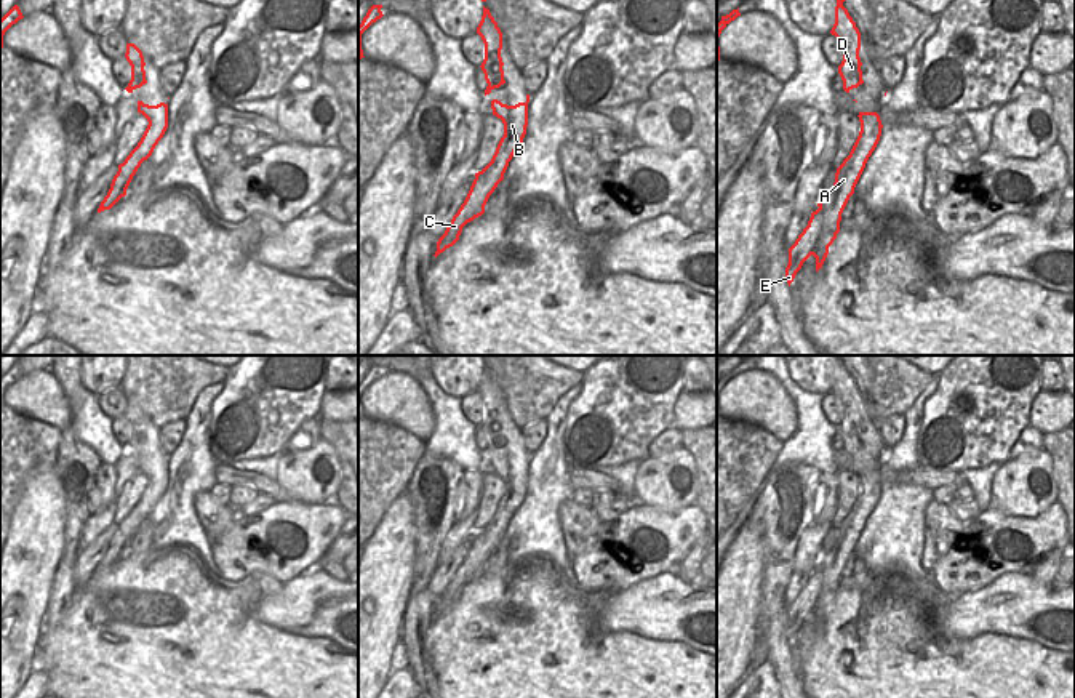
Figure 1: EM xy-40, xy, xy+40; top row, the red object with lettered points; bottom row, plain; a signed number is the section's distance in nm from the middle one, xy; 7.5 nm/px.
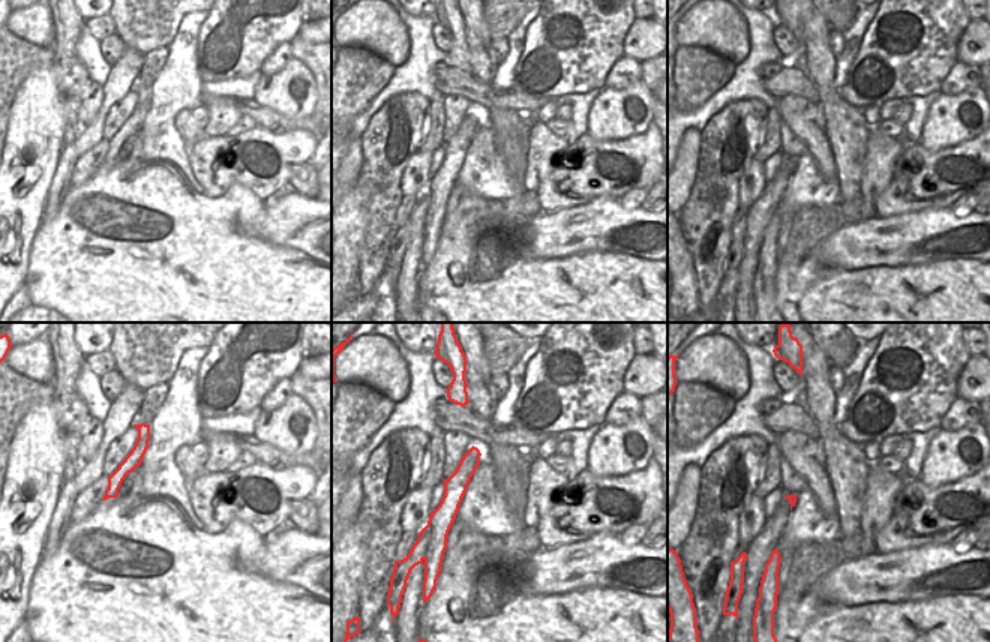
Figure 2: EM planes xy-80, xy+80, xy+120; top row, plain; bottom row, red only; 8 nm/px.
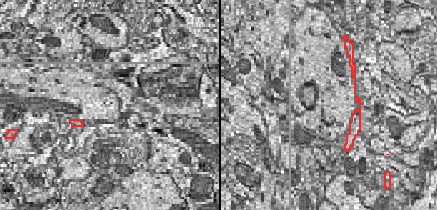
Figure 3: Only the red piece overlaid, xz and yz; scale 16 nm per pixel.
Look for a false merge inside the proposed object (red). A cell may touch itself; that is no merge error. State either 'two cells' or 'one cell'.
two cells

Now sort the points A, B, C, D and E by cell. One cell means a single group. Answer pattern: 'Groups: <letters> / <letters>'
Groups: A B D / C E

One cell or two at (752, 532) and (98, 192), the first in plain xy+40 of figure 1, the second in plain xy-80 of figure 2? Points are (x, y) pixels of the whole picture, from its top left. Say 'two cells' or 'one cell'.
two cells

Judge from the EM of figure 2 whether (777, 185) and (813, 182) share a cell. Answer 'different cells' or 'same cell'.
different cells

